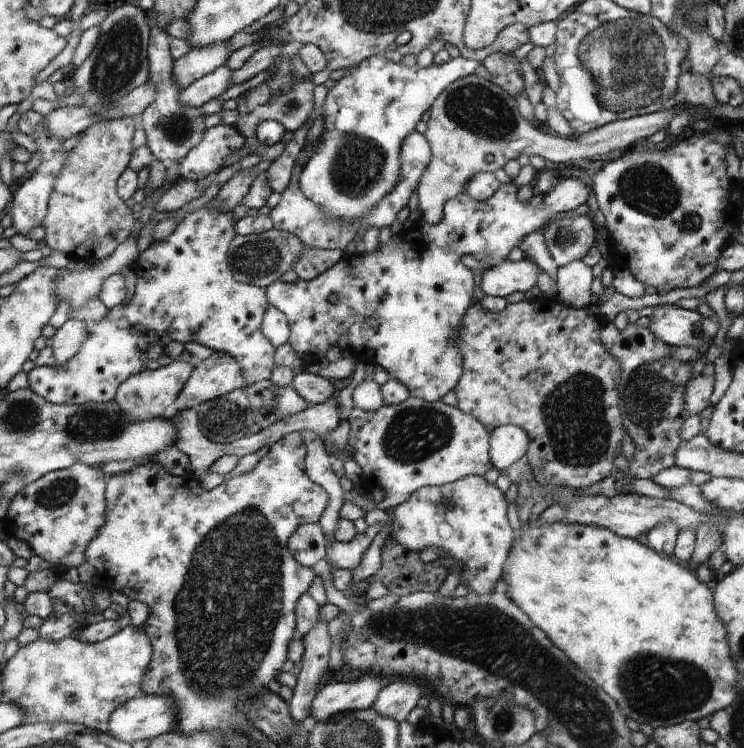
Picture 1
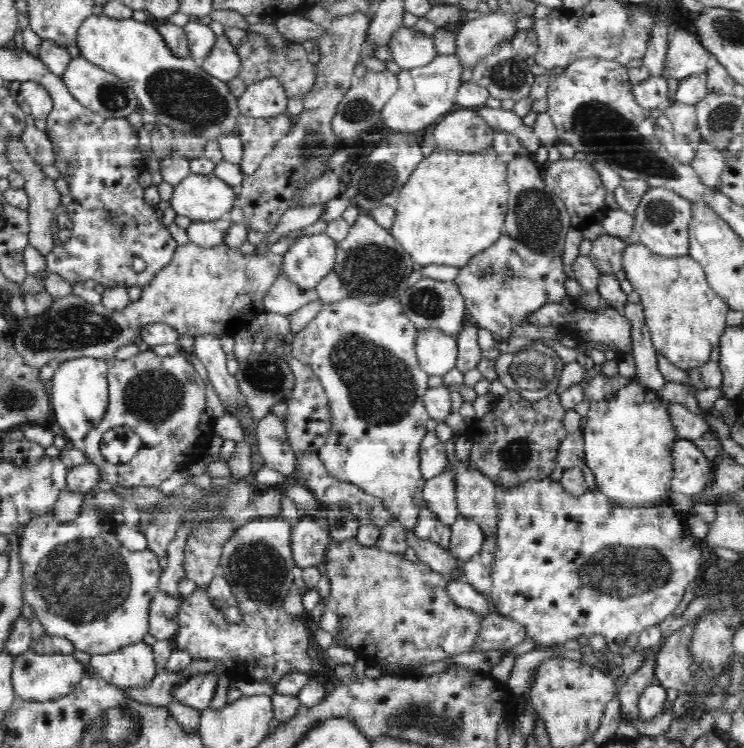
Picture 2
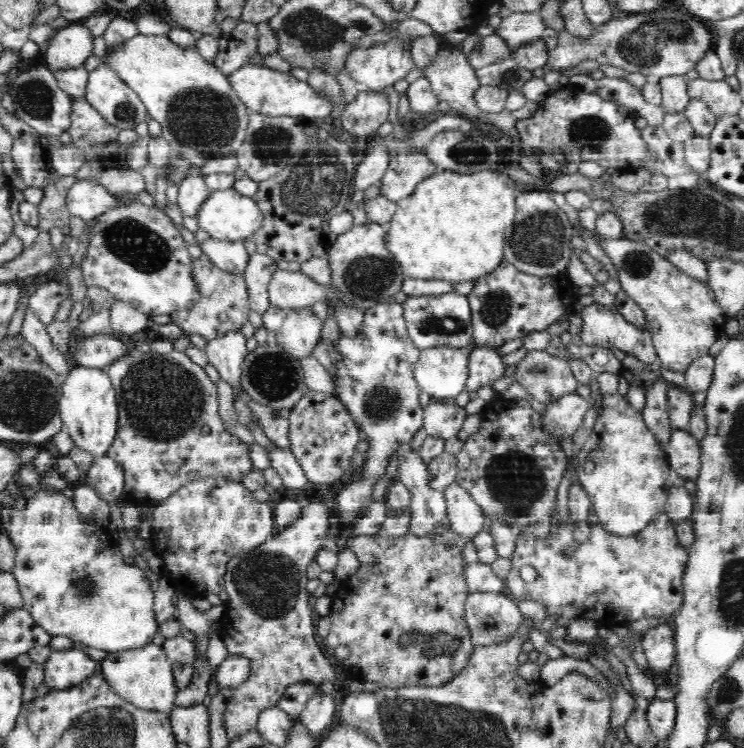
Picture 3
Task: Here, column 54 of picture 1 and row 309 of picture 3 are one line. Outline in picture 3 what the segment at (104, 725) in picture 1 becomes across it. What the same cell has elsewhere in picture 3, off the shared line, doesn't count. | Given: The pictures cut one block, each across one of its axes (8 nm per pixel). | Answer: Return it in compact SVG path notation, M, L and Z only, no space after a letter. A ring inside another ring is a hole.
M580 223L572 226L572 232L576 235L589 232L600 244L602 252L610 258L618 272L622 291L638 304L650 324L653 346L665 371L684 373L695 358L709 354L710 347L728 319L709 286L686 277L668 259L660 257L644 243L632 242L624 236L606 238L596 235Z

